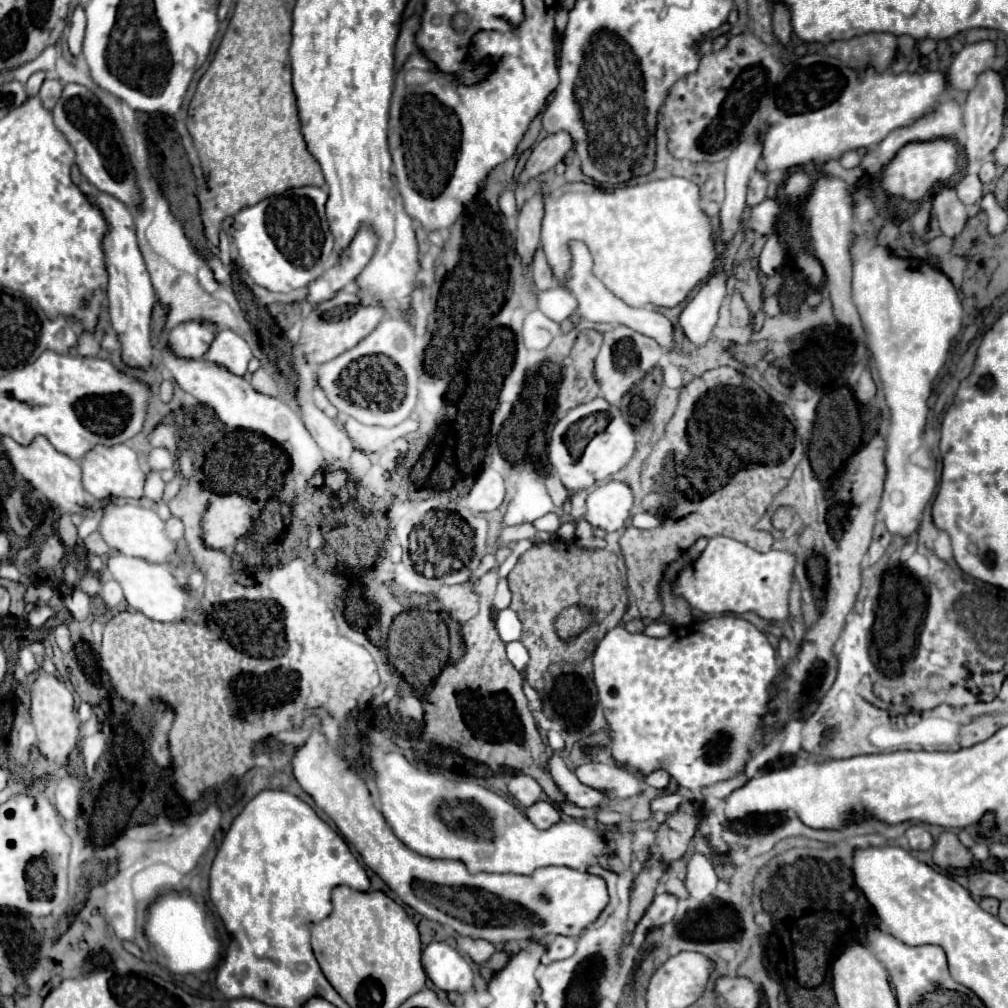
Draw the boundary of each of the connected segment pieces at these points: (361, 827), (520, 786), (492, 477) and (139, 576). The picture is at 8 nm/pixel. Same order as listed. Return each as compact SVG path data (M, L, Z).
M308 717L302 723L302 727L312 733L292 759L294 777L316 805L336 823L338 831L362 855L364 863L376 871L406 905L424 917L434 919L460 935L480 937L498 945L506 941L522 943L526 939L548 941L552 933L576 937L584 927L596 921L608 905L606 881L588 871L544 867L536 869L532 875L470 873L460 861L428 859L414 853L390 831L384 817L374 807L364 779L338 757L336 743L316 731L316 725L316 717Z
M514 775L508 783L508 791L522 807L530 807L542 797L542 787L528 775Z
M484 469L478 477L476 483L472 487L472 491L468 493L468 505L474 511L494 511L502 505L504 501L504 481L502 477L492 471L492 469Z
M116 553L108 559L108 571L112 575L114 581L120 583L124 597L128 601L128 605L140 613L144 613L146 617L154 619L154 621L182 621L186 617L190 617L190 609L192 609L192 599L190 593L182 587L178 587L174 575L170 573L170 569L166 565L152 565L140 557L126 557L122 553Z

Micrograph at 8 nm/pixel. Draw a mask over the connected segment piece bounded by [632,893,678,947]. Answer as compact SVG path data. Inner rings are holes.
M660 893L660 895L654 897L652 905L648 907L644 917L636 925L636 931L634 931L634 937L632 937L632 945L634 947L642 945L642 941L646 939L646 933L650 929L666 925L676 915L676 901L678 899L674 895L670 895L670 893Z

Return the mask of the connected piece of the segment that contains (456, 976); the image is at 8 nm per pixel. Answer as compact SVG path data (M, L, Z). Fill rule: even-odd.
M430 943L422 953L424 971L440 991L468 993L472 989L470 963L448 943Z

